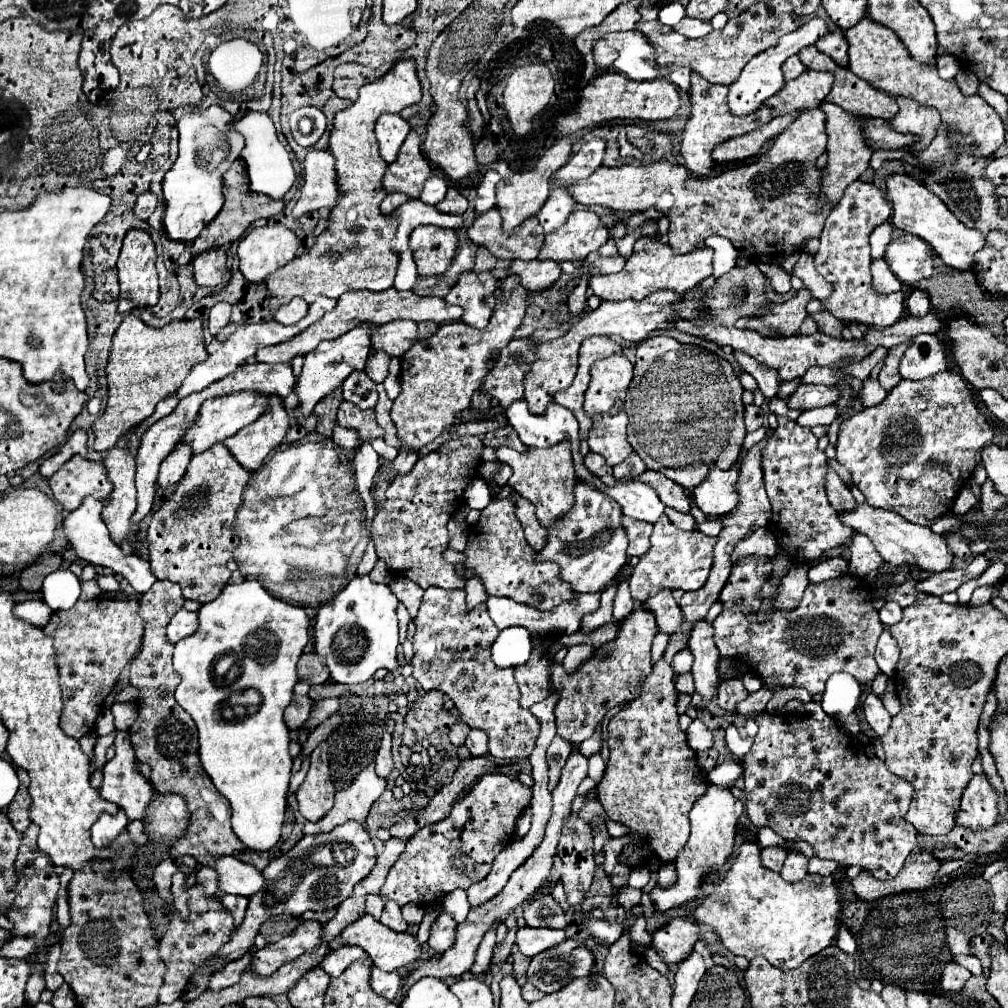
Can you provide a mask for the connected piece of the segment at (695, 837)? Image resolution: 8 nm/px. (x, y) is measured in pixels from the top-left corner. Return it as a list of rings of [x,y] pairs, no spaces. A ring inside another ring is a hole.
[[[710,785],[708,793],[700,797],[694,807],[690,809],[690,839],[684,845],[684,849],[676,857],[676,883],[672,887],[660,887],[656,885],[650,893],[652,905],[658,913],[666,913],[674,907],[680,907],[700,895],[702,881],[708,873],[720,871],[722,865],[728,861],[728,857],[734,851],[734,837],[736,837],[736,823],[742,815],[744,805],[740,799],[736,799],[730,791],[718,789],[716,785]]]

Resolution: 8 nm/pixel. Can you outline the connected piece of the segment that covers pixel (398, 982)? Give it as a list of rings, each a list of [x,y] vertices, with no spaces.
[[[372,969],[372,989],[390,1001],[396,1001],[402,989],[402,979],[396,971],[386,973],[380,969]]]

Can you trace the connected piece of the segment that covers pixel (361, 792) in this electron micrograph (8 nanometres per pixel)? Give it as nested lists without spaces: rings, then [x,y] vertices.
[[[370,763],[366,769],[360,771],[360,775],[354,779],[354,783],[348,789],[336,793],[334,807],[326,817],[322,817],[322,821],[304,825],[304,833],[306,835],[328,833],[336,825],[342,825],[348,819],[364,823],[370,813],[370,807],[378,801],[384,789],[386,789],[386,781],[376,775],[374,763]]]

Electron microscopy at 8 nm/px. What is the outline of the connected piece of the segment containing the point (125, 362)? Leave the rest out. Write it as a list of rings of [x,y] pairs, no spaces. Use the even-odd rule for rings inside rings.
[[[126,315],[114,333],[106,365],[108,403],[104,413],[92,423],[96,435],[94,451],[108,451],[122,433],[148,419],[156,409],[156,403],[176,393],[188,371],[196,363],[206,361],[206,355],[200,319],[180,319],[156,329],[136,315]]]

